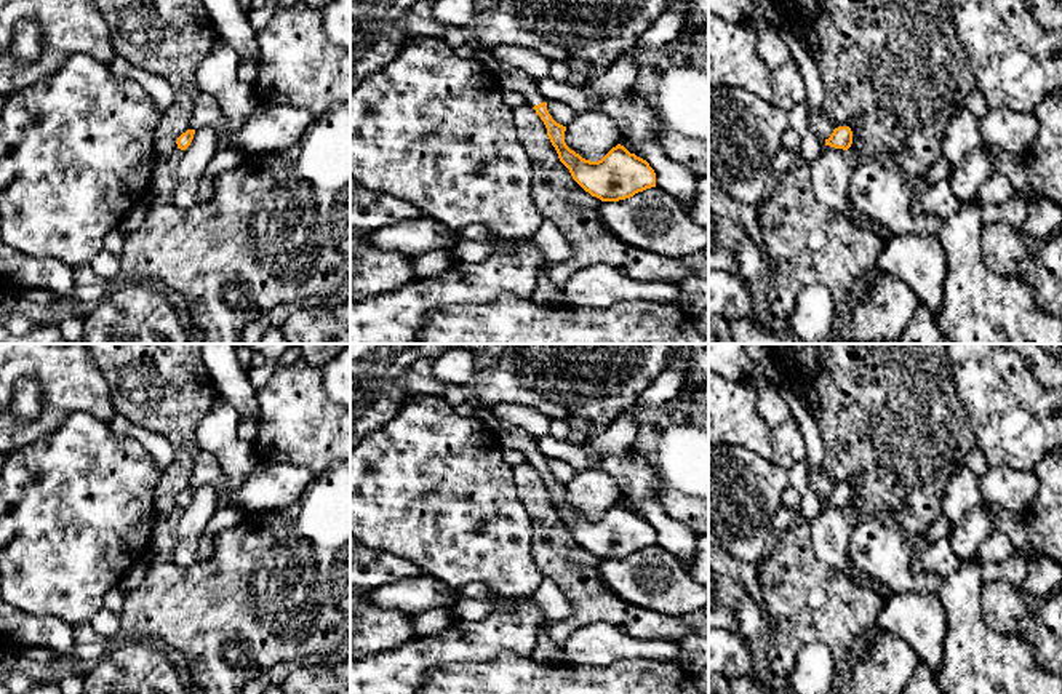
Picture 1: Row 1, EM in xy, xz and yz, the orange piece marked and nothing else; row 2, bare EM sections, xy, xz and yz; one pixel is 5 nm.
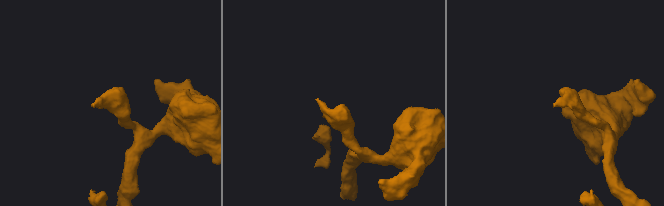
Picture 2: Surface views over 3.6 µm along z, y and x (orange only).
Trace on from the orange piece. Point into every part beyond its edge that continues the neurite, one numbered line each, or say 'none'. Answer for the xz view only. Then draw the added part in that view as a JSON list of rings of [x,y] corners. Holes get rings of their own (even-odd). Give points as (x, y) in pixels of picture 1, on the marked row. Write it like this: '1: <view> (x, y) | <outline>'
1: xz (517, 80) | [[[512,69],[501,72],[497,77],[502,90],[513,90],[525,96],[526,104],[534,107],[541,102],[547,102],[539,90],[539,80],[529,77],[526,72]]]

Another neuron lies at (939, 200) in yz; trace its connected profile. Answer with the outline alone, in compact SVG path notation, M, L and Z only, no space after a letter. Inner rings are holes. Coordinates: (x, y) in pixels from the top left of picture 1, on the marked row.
M940 179L924 190L918 192L913 203L916 214L926 213L936 217L948 217L955 214L961 206L960 198L953 193L948 179Z

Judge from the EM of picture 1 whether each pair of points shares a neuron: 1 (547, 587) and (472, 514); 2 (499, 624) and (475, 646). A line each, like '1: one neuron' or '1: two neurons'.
1: two neurons
2: one neuron

